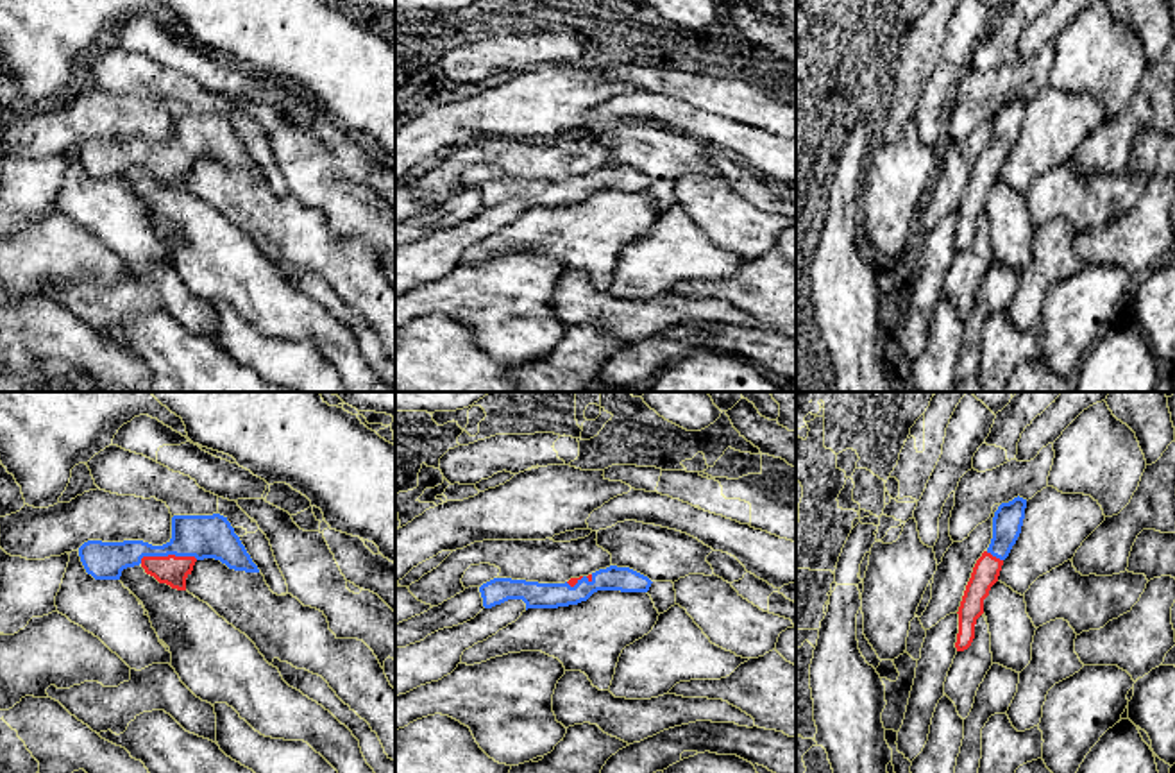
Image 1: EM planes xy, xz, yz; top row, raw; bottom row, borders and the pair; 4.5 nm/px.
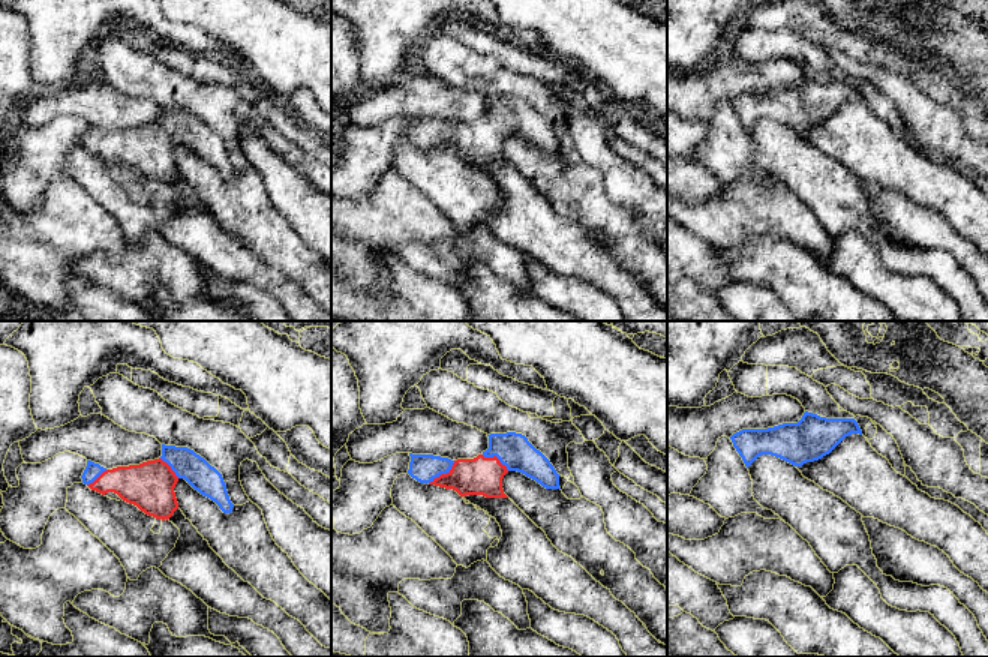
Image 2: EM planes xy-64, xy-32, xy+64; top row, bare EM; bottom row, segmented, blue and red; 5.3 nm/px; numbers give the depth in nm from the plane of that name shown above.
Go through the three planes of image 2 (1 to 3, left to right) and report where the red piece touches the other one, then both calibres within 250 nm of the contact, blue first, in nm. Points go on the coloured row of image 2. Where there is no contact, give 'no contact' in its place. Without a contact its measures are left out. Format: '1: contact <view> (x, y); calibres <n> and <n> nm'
1: contact xy-64 (170, 465); calibres 160 and 260 nm
2: contact xy-32 (443, 473); calibres 150 and 200 nm
3: no contact

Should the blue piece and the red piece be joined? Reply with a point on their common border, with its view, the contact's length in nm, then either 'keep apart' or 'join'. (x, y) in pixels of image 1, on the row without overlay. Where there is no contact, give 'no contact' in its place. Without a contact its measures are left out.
contact xy (167, 154); length 260 nm; join

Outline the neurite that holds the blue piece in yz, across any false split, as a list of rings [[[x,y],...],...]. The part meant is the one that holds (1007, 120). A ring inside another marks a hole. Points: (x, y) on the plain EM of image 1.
[[[1018,95],[1009,102],[1002,102],[994,111],[991,143],[976,159],[957,211],[957,251],[968,249],[975,238],[975,224],[984,213],[984,199],[989,195],[991,186],[998,181],[1003,159],[1009,156],[1021,132],[1025,107],[1027,98]]]

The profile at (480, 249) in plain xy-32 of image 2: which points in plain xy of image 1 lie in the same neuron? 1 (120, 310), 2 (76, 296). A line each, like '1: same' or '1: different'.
1: same
2: same

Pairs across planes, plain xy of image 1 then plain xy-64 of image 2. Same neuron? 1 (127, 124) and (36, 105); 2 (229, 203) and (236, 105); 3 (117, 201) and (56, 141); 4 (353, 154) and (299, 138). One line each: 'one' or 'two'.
1: one
2: two
3: two
4: one

